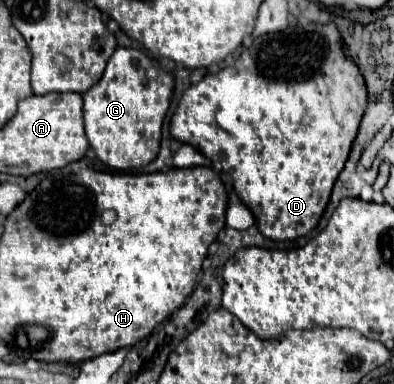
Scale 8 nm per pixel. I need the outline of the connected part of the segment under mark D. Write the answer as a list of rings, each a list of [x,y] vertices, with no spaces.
[[[308,22],[254,38],[254,44],[240,54],[234,66],[206,74],[198,84],[192,84],[170,120],[170,134],[196,146],[208,160],[222,164],[222,170],[234,180],[236,194],[254,212],[256,226],[266,238],[296,240],[318,226],[332,186],[348,160],[366,104],[364,76],[346,56],[336,24]]]

